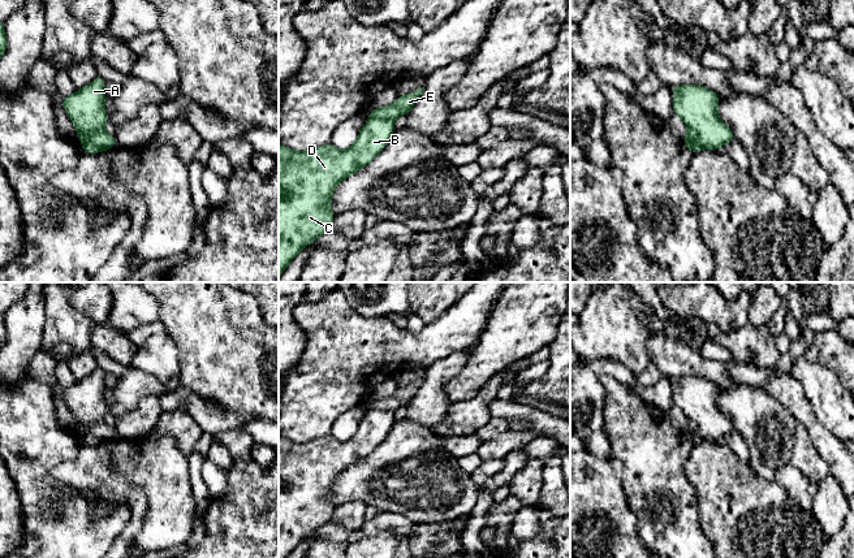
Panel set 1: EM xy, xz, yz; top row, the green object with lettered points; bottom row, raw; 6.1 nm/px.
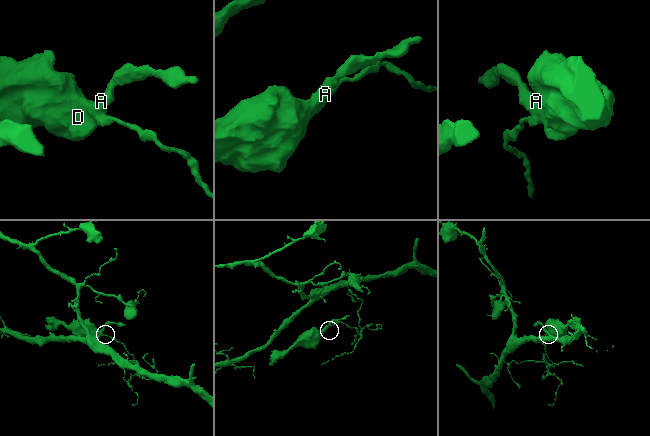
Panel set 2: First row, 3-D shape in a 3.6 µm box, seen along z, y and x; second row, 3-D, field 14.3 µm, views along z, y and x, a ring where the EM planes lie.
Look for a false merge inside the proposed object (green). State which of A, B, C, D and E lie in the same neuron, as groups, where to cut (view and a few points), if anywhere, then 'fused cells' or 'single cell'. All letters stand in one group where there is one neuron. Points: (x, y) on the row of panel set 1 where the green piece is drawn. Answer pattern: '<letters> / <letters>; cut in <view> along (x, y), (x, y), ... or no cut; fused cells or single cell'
A B C D / E; cut in yz along (688, 128), (697, 133), (697, 139), (703, 147); fused cells

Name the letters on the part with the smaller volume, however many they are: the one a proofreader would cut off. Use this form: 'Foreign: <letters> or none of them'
Foreign: A, B, C, D

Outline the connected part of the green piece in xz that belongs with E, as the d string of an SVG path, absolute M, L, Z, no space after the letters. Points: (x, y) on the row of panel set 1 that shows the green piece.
M424 87L409 94L409 95L398 95L397 100L392 105L374 108L370 113L370 117L383 117L396 120L398 116L405 114L411 111L411 108L417 104L419 96L424 91Z

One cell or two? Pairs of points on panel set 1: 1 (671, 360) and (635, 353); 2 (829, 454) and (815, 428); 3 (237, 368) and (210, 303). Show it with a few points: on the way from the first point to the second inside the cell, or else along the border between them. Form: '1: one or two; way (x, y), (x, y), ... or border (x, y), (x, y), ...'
1: two; border (652, 332), (647, 341), (650, 362)
2: one; way (829, 448), (819, 435)
3: one; way (228, 353), (220, 332), (210, 319)

